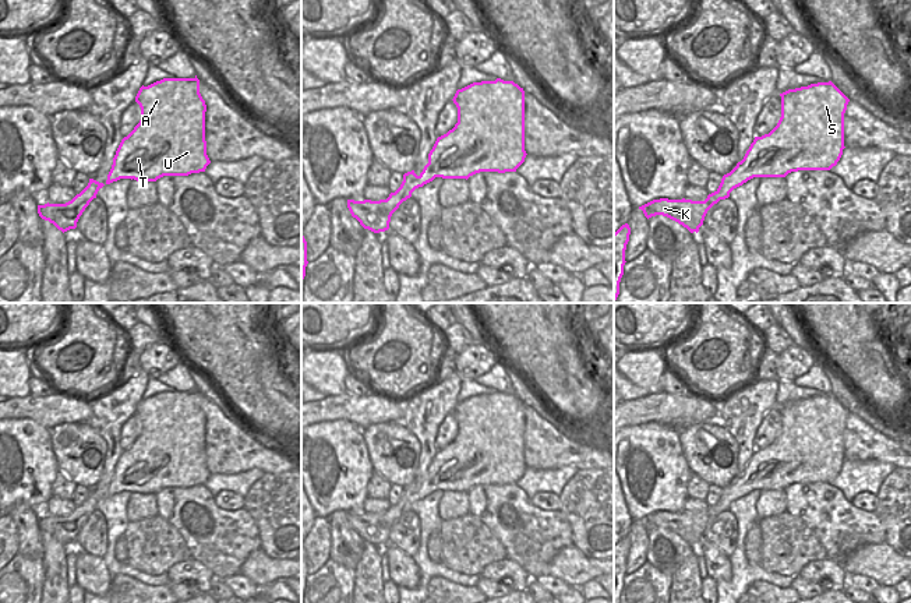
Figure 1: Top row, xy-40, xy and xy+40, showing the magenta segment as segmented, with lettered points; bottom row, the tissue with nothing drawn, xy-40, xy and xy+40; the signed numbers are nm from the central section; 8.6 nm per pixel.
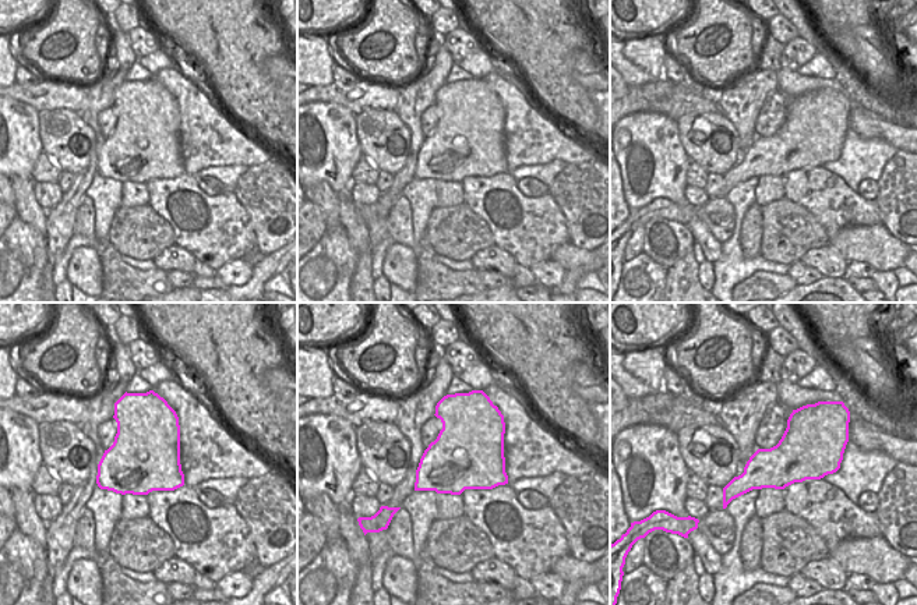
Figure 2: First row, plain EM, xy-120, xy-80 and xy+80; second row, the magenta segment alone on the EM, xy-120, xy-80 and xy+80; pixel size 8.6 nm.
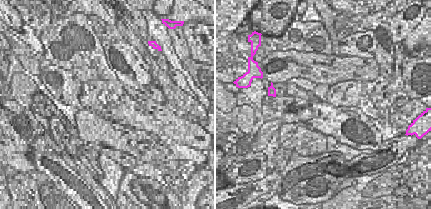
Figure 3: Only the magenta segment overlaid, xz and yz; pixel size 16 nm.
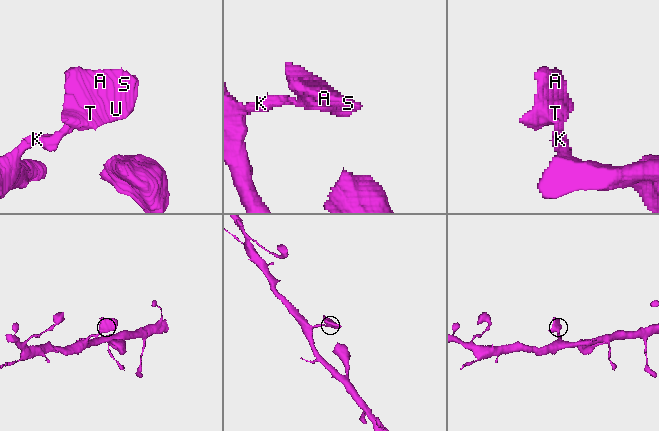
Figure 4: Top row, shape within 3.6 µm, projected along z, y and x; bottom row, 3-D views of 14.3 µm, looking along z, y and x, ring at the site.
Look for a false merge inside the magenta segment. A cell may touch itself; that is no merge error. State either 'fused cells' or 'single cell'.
single cell

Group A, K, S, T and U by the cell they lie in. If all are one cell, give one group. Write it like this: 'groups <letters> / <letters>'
groups A K S T U

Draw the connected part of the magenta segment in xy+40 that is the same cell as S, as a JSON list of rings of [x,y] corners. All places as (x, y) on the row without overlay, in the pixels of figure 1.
[[[818,395],[808,399],[788,402],[781,409],[781,430],[777,438],[762,449],[755,449],[744,472],[723,489],[718,501],[705,514],[692,512],[653,512],[639,522],[649,532],[656,528],[667,529],[691,546],[699,544],[707,523],[720,512],[753,490],[785,490],[798,483],[830,483],[837,477],[844,459],[844,426],[850,412],[831,395]]]

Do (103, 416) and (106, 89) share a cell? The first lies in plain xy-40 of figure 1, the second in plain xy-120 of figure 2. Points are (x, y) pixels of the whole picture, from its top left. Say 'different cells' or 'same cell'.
same cell

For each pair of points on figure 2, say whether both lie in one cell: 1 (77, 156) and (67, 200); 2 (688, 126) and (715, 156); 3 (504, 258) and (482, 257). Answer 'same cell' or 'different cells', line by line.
1: different cells
2: same cell
3: same cell

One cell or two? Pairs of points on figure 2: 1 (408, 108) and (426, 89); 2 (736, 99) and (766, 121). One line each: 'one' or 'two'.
1: one
2: two

